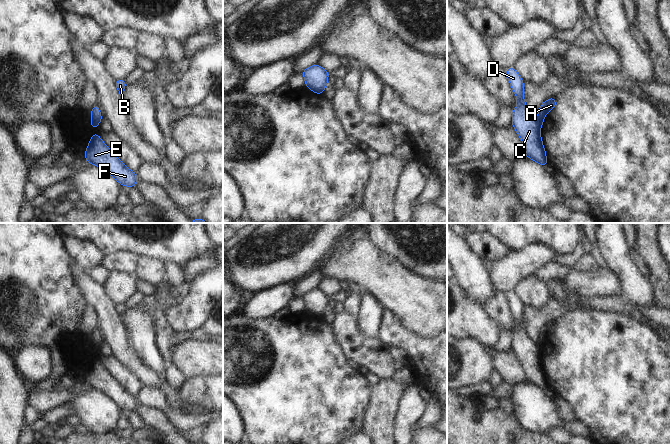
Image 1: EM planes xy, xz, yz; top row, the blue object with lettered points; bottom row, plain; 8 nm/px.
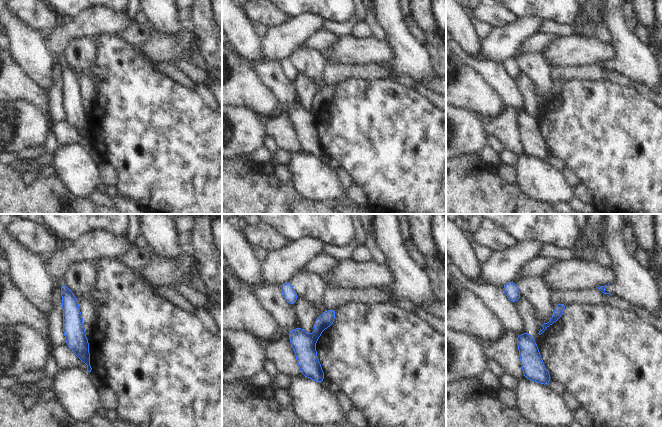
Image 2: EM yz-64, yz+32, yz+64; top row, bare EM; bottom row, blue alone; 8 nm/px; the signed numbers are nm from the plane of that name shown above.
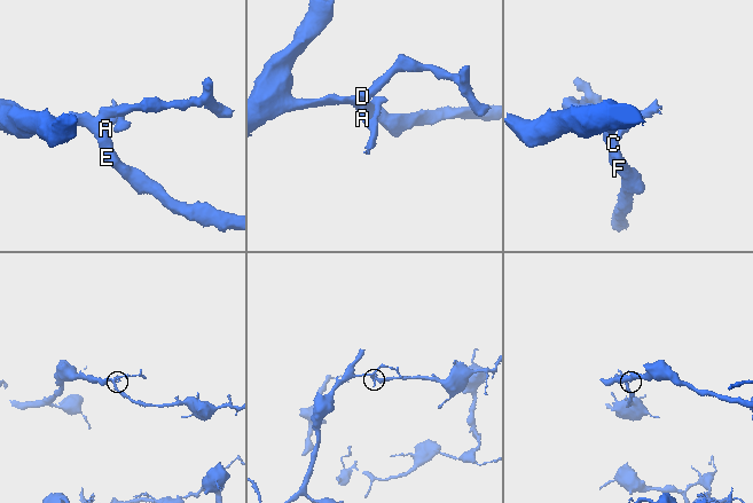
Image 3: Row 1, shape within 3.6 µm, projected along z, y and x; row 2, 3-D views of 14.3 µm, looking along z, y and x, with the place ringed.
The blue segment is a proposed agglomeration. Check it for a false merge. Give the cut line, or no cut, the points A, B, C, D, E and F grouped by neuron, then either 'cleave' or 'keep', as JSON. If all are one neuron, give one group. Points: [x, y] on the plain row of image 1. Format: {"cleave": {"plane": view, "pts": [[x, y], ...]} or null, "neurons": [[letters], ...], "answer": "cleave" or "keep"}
{"cleave": {"plane": "yz", "pts": [[537, 345], [541, 349]]}, "neurons": [["A", "B"], ["C", "D", "E", "F"]], "answer": "cleave"}

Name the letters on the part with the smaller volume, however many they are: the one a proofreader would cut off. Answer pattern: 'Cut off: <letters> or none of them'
Cut off: A, B

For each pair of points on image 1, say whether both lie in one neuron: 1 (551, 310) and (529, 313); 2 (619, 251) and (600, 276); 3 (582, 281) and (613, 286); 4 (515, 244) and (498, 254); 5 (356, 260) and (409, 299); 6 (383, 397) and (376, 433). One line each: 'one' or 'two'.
1: one
2: two
3: one
4: two
5: one
6: one

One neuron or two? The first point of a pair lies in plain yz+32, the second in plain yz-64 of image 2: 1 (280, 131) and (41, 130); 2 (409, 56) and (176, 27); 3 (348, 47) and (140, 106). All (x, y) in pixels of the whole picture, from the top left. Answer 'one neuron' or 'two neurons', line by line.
1: two neurons
2: one neuron
3: two neurons

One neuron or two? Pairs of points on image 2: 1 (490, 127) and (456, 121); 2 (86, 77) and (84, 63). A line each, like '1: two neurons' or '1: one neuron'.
1: two neurons
2: two neurons

